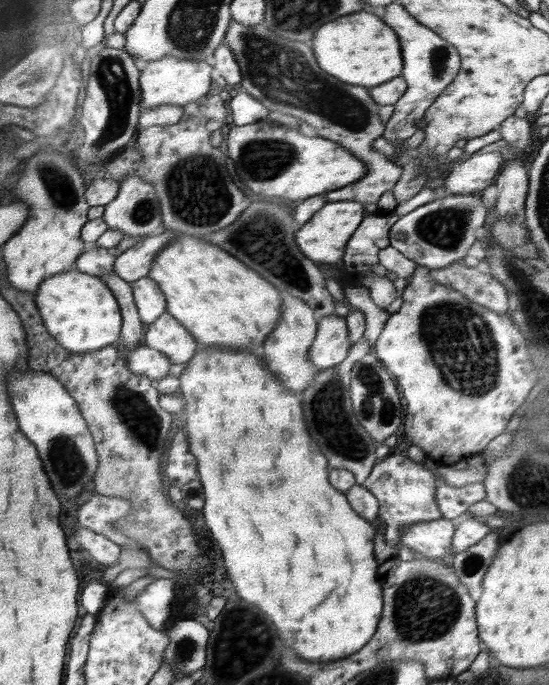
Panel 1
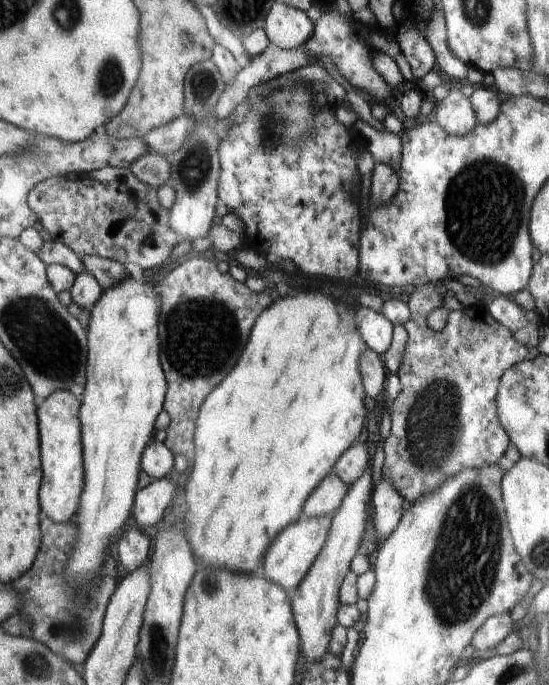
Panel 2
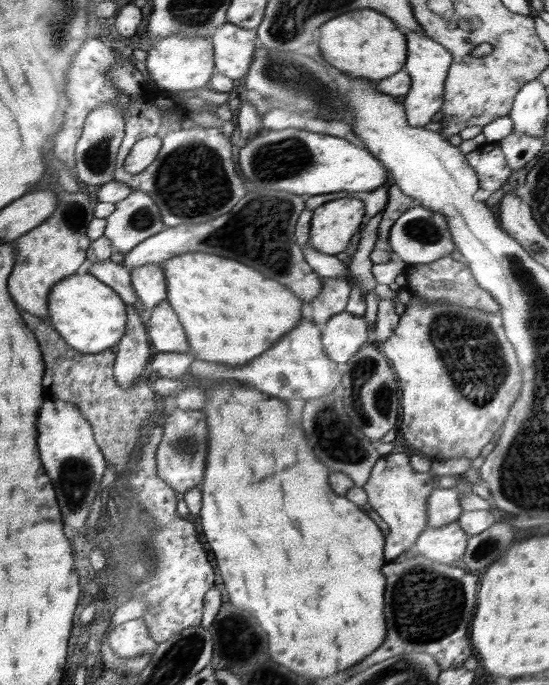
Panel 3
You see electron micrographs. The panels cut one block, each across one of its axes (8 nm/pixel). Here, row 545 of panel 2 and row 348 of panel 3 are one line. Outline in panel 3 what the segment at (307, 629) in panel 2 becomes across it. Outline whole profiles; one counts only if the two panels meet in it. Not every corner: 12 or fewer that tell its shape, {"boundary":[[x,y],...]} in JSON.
{"boundary":[[346,311],[321,326],[339,365],[371,342],[365,317]]}

